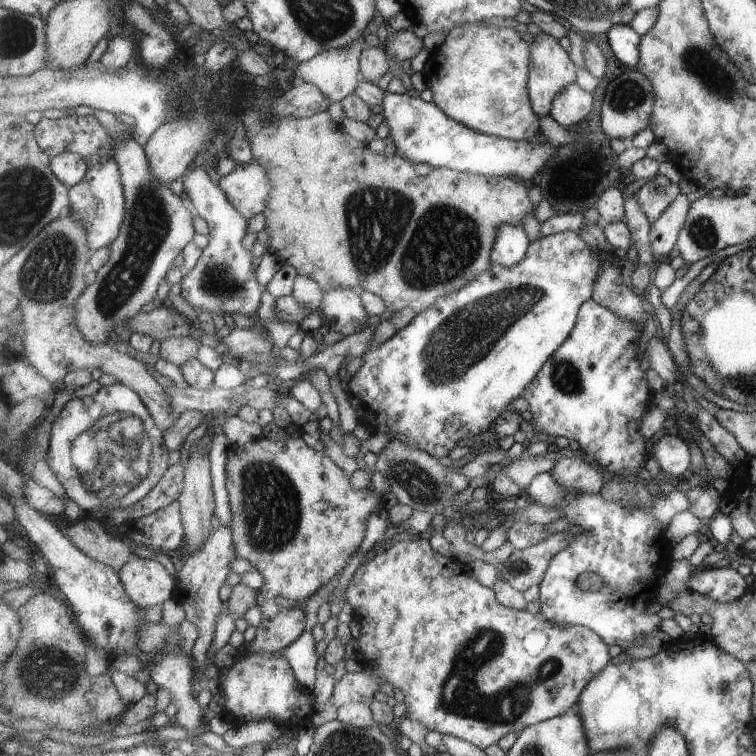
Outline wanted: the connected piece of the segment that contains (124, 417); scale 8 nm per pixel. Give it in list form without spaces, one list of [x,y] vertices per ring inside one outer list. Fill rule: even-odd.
[[[121,382],[102,386],[94,395],[75,397],[66,404],[50,430],[48,465],[66,488],[66,496],[86,513],[87,519],[99,506],[106,510],[124,509],[141,502],[166,475],[169,448],[155,421],[139,393]]]

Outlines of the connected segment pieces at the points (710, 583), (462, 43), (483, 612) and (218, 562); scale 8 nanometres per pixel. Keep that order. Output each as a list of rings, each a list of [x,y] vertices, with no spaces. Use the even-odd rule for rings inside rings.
[[[707,566],[695,570],[688,588],[725,604],[739,600],[750,590],[750,585],[735,568]]]
[[[487,23],[455,27],[445,40],[433,49],[423,68],[425,86],[433,92],[433,101],[449,118],[486,135],[535,139],[541,134],[540,116],[532,107],[529,80],[532,71],[532,46],[513,27],[488,26]]]
[[[415,536],[412,540],[395,542],[391,547],[386,547],[375,557],[366,560],[354,572],[352,580],[348,584],[345,593],[346,601],[355,609],[356,620],[360,623],[360,634],[356,639],[359,651],[363,652],[369,662],[367,667],[359,672],[345,673],[341,680],[335,684],[331,700],[336,707],[342,707],[349,703],[365,703],[371,706],[375,700],[375,694],[379,692],[379,682],[389,682],[394,689],[399,689],[405,700],[405,716],[415,722],[419,722],[428,730],[451,735],[464,741],[472,742],[485,750],[491,745],[497,745],[499,740],[511,733],[518,735],[525,728],[542,723],[555,717],[563,716],[571,707],[577,704],[579,697],[587,685],[611,662],[609,646],[603,637],[600,637],[593,629],[583,625],[558,625],[551,623],[546,616],[539,612],[531,614],[528,611],[518,611],[502,605],[492,588],[483,586],[481,582],[473,578],[471,567],[461,563],[456,557],[445,557],[433,550],[427,536]]]
[[[219,527],[213,531],[199,553],[189,556],[176,576],[177,583],[172,598],[184,608],[186,620],[192,622],[199,632],[191,653],[196,668],[207,660],[207,652],[215,638],[217,620],[223,612],[223,600],[219,596],[219,590],[227,582],[227,576],[231,574],[235,558],[240,557],[235,543],[231,528]]]

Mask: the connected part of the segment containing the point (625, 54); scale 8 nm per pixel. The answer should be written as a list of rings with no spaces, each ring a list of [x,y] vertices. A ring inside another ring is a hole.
[[[616,24],[606,32],[615,56],[627,67],[637,68],[642,36],[629,24]]]

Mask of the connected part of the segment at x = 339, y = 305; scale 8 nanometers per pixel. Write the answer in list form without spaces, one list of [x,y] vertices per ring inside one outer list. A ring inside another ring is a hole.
[[[332,287],[324,292],[322,313],[327,317],[329,330],[345,337],[361,332],[370,314],[365,308],[360,290]]]

